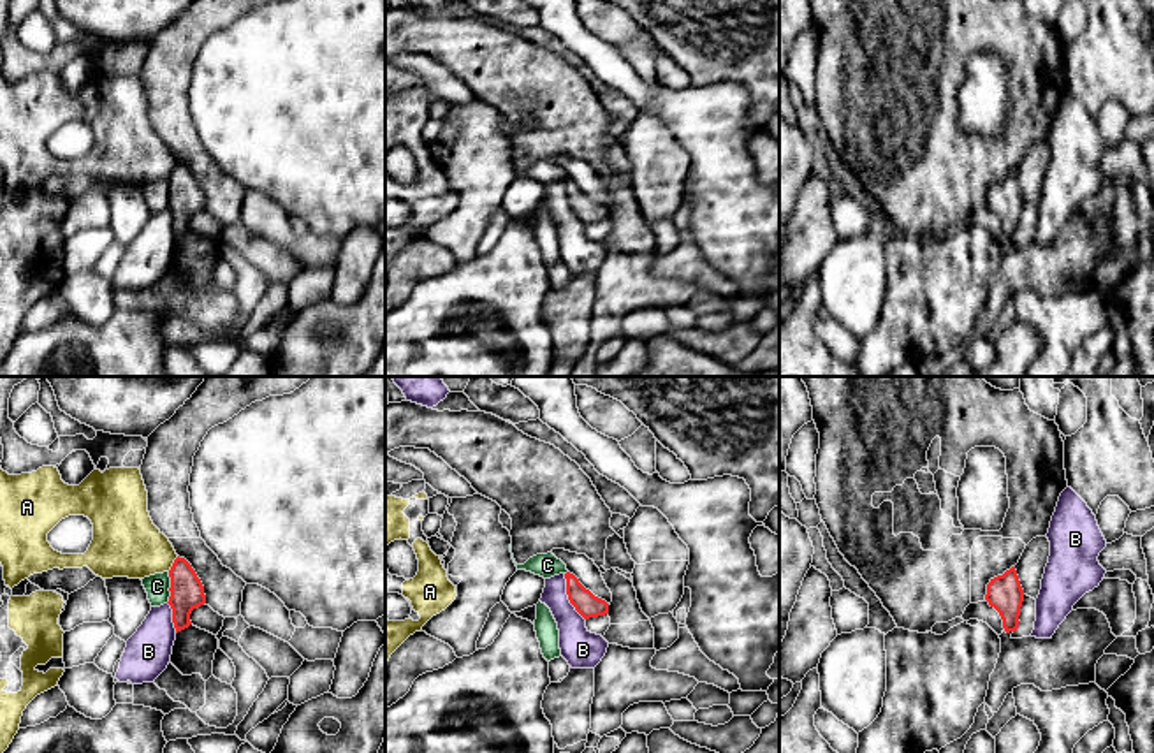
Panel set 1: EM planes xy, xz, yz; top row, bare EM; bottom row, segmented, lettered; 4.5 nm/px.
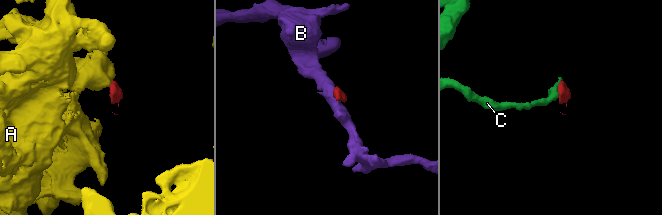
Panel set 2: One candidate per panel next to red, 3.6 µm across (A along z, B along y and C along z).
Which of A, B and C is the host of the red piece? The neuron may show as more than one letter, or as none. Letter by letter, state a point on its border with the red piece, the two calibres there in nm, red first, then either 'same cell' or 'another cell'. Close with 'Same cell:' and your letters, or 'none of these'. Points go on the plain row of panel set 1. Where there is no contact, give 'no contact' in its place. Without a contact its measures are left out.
A: xy (173, 169) | 160/300 nm | another cell
B: xz (569, 203) | 110/180 nm | another cell
C: xy (169, 194) | 160/110 nm | another cell
Same cell: none of these

